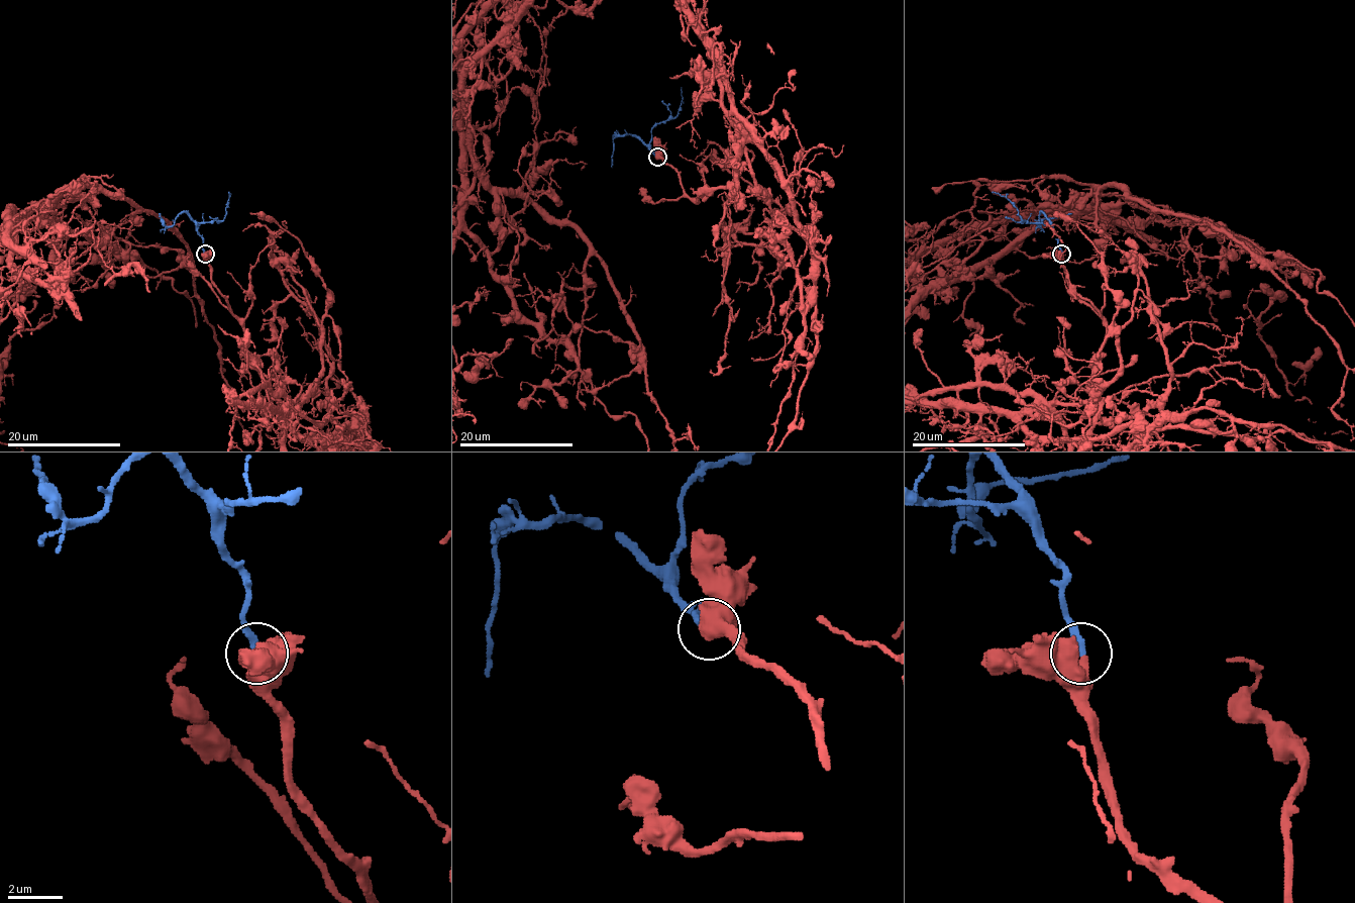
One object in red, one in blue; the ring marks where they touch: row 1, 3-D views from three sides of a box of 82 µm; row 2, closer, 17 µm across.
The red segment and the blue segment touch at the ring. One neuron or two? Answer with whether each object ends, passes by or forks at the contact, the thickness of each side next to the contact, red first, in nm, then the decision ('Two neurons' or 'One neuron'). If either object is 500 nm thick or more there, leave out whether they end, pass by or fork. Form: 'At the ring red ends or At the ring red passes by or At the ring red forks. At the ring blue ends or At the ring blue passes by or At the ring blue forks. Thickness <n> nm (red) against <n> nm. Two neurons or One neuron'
Thickness 700 nm (red) against 280 nm. One neuron

